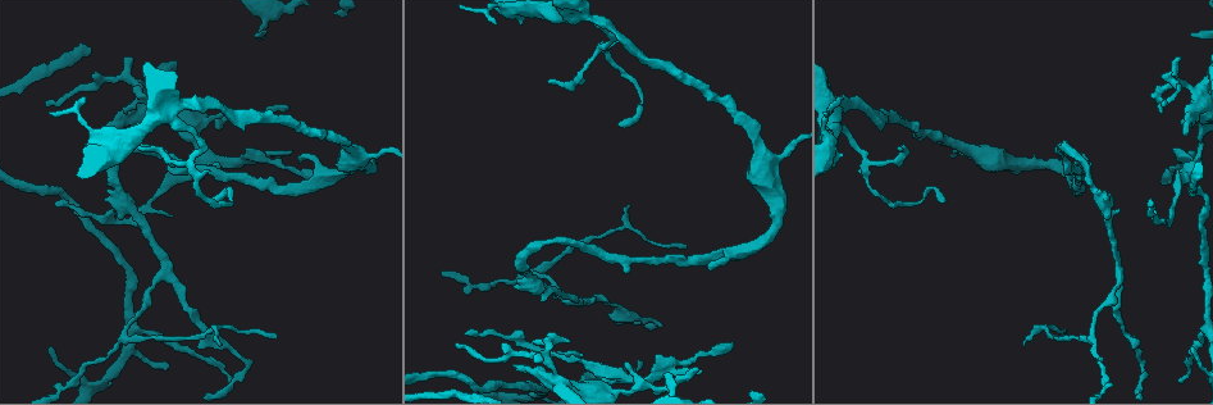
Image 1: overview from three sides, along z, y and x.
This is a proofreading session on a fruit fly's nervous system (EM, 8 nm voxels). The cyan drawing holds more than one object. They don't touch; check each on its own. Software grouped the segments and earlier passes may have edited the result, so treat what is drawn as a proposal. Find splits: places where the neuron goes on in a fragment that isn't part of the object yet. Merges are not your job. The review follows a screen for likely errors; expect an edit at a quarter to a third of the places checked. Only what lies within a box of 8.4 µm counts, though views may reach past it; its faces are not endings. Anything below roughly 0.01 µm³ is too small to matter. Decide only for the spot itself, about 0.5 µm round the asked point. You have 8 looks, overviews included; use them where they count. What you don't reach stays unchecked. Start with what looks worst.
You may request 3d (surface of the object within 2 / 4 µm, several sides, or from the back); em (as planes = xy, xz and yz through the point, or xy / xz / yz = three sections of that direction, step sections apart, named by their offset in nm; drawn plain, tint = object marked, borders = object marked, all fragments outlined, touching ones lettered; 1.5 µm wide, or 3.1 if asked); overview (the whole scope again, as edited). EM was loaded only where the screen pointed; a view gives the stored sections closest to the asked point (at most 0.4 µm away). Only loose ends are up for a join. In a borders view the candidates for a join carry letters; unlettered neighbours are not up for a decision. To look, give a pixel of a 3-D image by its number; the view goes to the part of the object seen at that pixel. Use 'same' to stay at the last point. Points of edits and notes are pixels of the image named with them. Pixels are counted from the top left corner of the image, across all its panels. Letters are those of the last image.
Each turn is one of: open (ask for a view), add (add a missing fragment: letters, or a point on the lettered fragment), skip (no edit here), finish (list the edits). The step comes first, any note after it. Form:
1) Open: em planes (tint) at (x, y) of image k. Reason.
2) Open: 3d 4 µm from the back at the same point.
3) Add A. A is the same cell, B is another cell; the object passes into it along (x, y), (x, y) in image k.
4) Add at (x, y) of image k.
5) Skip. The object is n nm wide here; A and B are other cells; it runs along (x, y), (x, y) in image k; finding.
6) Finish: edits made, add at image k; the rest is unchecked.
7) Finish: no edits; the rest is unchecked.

Open: em xy step 8 (tint) at (1191, 348) of image 1. Tapers out.

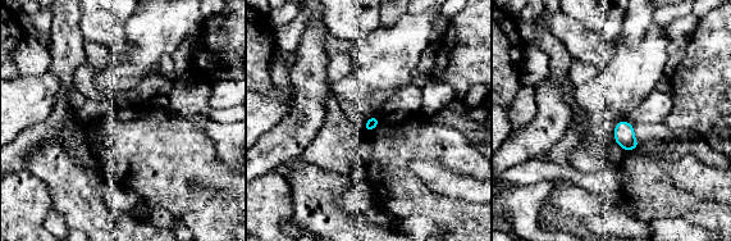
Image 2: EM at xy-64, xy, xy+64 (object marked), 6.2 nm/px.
Open: em planes (borders) at the same point.

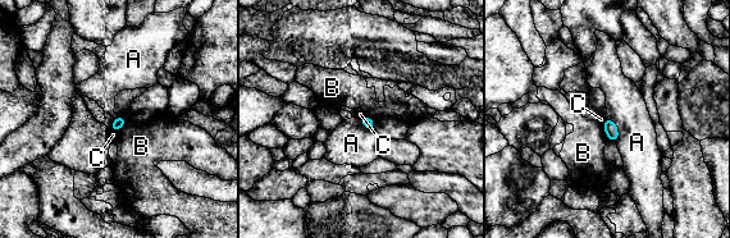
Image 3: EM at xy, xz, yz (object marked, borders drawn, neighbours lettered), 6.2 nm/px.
Skip. A, B and C are other cells; a border runs along (605, 117), (616, 126), (616, 142) in image 3; none of them fits.

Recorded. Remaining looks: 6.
Open: 3d 2 µm at (1184, 135) of image 1. Branch stops here.

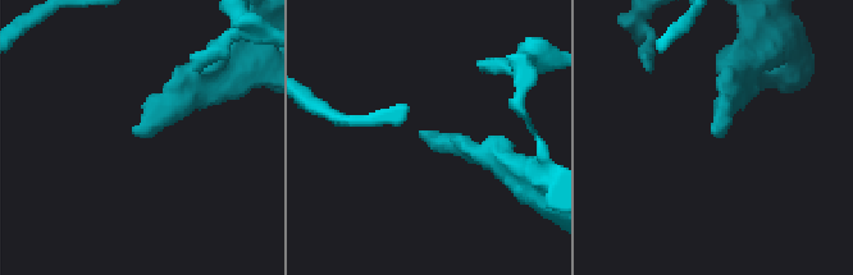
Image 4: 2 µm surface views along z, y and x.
Open: em planes (borders) at (136, 134) of image 4.

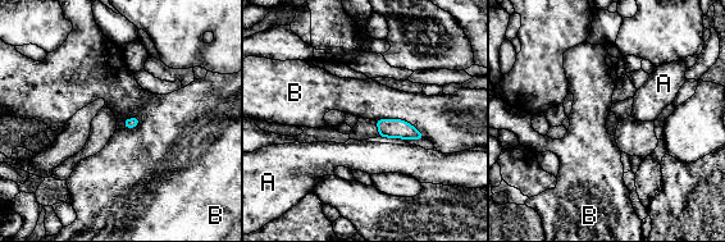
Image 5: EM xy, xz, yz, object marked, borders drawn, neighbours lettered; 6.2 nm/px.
Skip. A and B are other cells; a border runs along (375, 119), (404, 119), (424, 137) in image 5; none of them fits.

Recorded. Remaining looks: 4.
Open: em xz step 4 (borders) at (274, 336) of image 1. Free end.

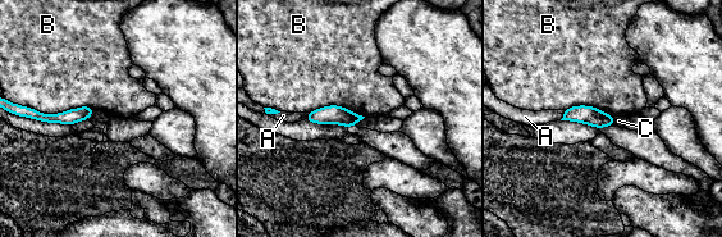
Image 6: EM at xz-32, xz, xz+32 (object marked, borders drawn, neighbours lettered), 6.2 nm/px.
Skip. The longest contact is with B, 420 nm; A, B and C are other cells; it runs along (88, 110), (64, 118), (39, 117) in image 6; no lettered fragment goes on from it.

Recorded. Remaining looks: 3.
Finish: no edits; the rest is unchecked.

